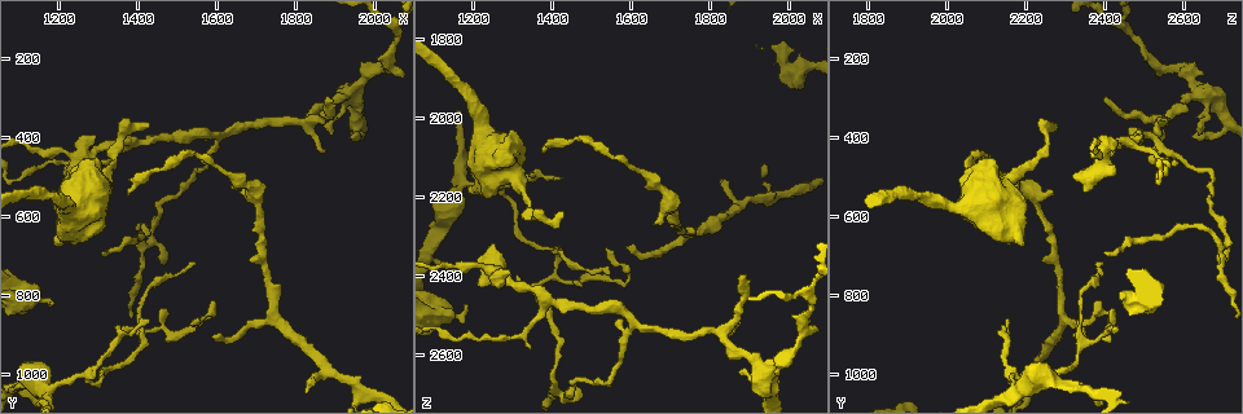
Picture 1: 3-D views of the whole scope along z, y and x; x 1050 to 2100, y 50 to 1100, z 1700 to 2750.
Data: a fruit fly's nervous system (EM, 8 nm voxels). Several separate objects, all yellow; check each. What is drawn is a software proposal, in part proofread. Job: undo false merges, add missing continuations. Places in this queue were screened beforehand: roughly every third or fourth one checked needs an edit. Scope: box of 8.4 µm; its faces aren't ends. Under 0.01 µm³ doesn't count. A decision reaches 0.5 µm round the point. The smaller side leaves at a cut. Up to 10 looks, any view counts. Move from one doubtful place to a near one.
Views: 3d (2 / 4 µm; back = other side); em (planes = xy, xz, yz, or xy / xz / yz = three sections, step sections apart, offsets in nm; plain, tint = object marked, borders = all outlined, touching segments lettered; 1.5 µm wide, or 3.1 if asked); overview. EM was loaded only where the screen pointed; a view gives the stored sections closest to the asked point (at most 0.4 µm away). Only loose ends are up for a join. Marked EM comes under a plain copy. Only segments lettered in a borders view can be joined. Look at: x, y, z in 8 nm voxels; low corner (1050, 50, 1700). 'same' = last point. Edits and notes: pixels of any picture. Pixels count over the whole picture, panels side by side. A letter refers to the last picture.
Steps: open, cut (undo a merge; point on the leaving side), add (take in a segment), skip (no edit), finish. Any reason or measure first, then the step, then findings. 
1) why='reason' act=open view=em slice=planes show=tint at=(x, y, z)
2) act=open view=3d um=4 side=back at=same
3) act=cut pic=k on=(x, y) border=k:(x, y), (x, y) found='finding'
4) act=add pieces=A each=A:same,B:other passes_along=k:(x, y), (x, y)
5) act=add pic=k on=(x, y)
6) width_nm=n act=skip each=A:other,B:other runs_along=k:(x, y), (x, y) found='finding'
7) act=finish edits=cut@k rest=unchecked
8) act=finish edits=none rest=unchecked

why='thick end' act=open view=3d um=4 at=(1190, 825, 2470)

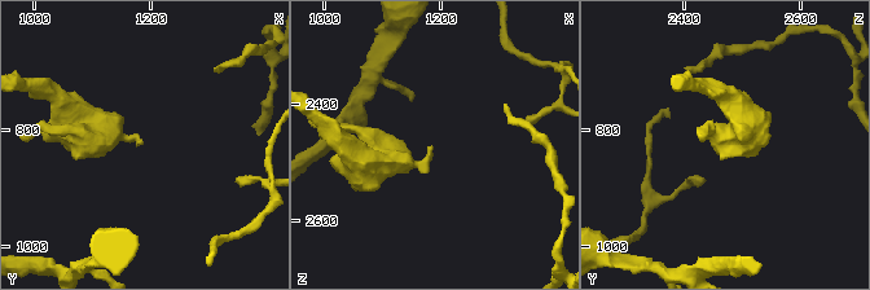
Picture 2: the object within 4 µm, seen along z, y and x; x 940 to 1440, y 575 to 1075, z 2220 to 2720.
act=open view=em slice=yz step=4 show=borders at=(1185, 815, 2470)

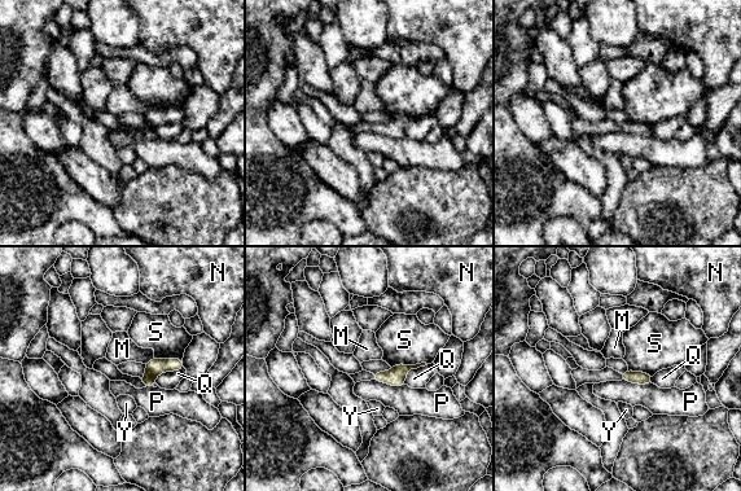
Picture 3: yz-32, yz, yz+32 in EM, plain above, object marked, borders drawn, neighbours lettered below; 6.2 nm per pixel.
act=open view=em slice=planes show=borders at=same

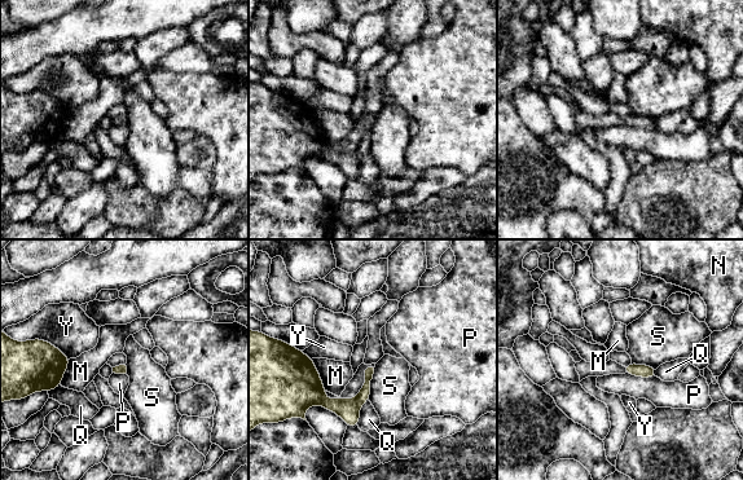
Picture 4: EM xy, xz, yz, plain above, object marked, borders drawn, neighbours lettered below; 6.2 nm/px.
act=skip each=M:other,N:other,P:other,Q:other,S:other,Y:other found='no lettered segment goes on from it'

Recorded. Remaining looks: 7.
why='thick turns thin' act=open view=3d um=4 at=(1255, 440, 2385)

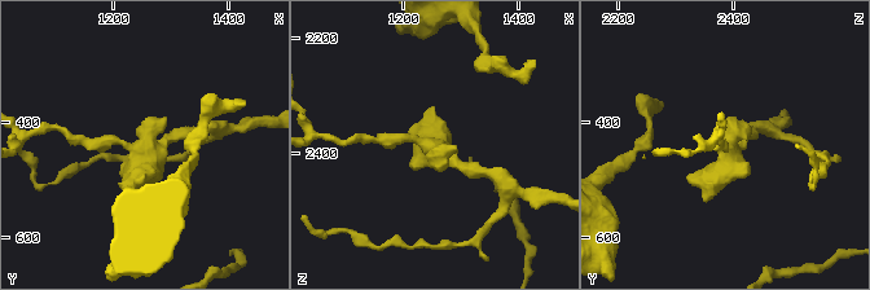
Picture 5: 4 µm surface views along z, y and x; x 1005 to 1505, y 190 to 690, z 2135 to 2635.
why='now the EM' act=open view=em slice=yz step=8 show=borders at=(1255, 440, 2395)

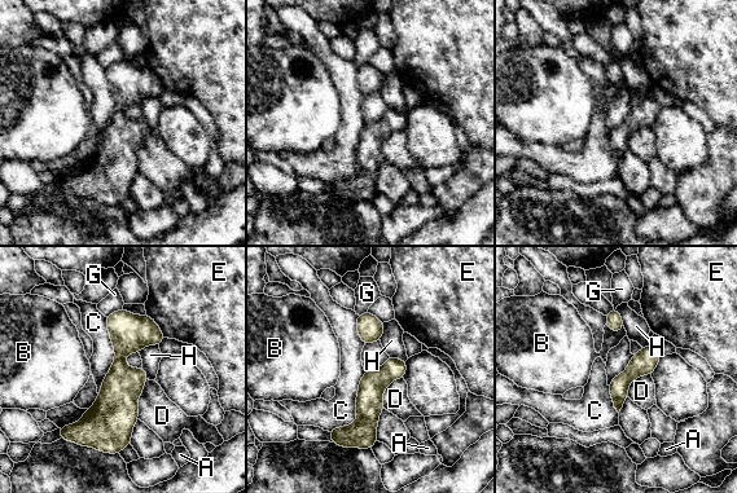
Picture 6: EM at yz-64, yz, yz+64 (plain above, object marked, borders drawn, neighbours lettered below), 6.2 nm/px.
width_nm=190 act=skip each=A:other,B:other,C:other,D:other,E:other,G:other,H:other runs_along=6:(124, 313), (113, 444) found='one cell here'

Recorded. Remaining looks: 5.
why='branch stops here' act=open view=em slice=planes show=borders at=(1190, 670, 2190)

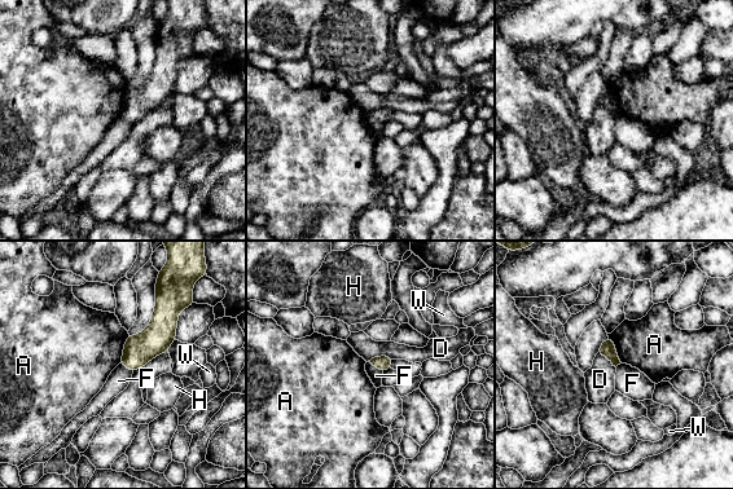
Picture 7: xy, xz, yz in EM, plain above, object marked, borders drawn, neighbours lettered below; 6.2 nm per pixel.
act=skip each=A:other,D:other,F:other,H:other,W:other border=7:(368, 361), (382, 373) found='none of them fits'

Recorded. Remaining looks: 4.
why='tapers out' act=open view=3d um=2 at=(1420, 870, 2150)

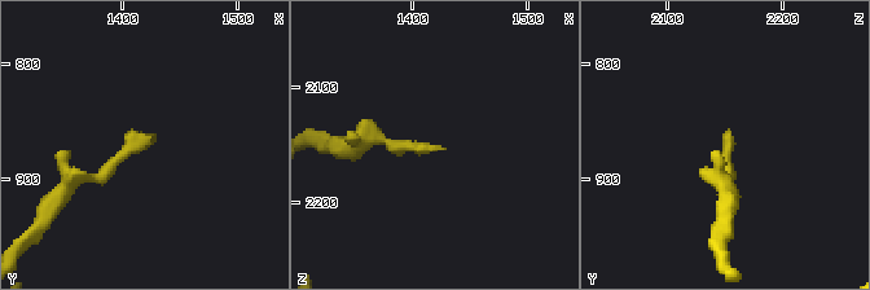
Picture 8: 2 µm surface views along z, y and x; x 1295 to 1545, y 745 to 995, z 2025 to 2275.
act=open view=em slice=xz step=8 show=borders at=(1426, 864, 2152)

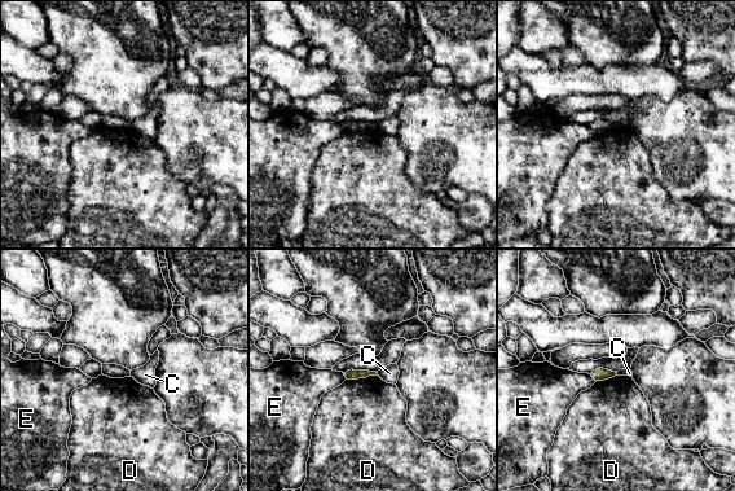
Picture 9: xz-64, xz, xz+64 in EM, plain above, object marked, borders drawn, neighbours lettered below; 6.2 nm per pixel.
act=open view=em slice=planes show=borders at=same

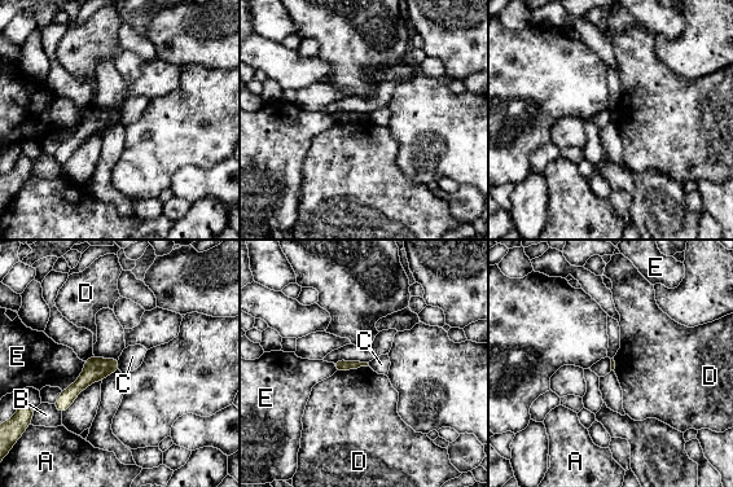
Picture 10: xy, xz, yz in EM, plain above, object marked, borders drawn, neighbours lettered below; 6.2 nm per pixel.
act=skip each=A:other,B:other,C:other,D:other,E:other border=10:(368, 365), (336, 372) found='no lettered segment goes on from it'

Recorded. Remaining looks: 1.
act=finish edits=none rest=unchecked

